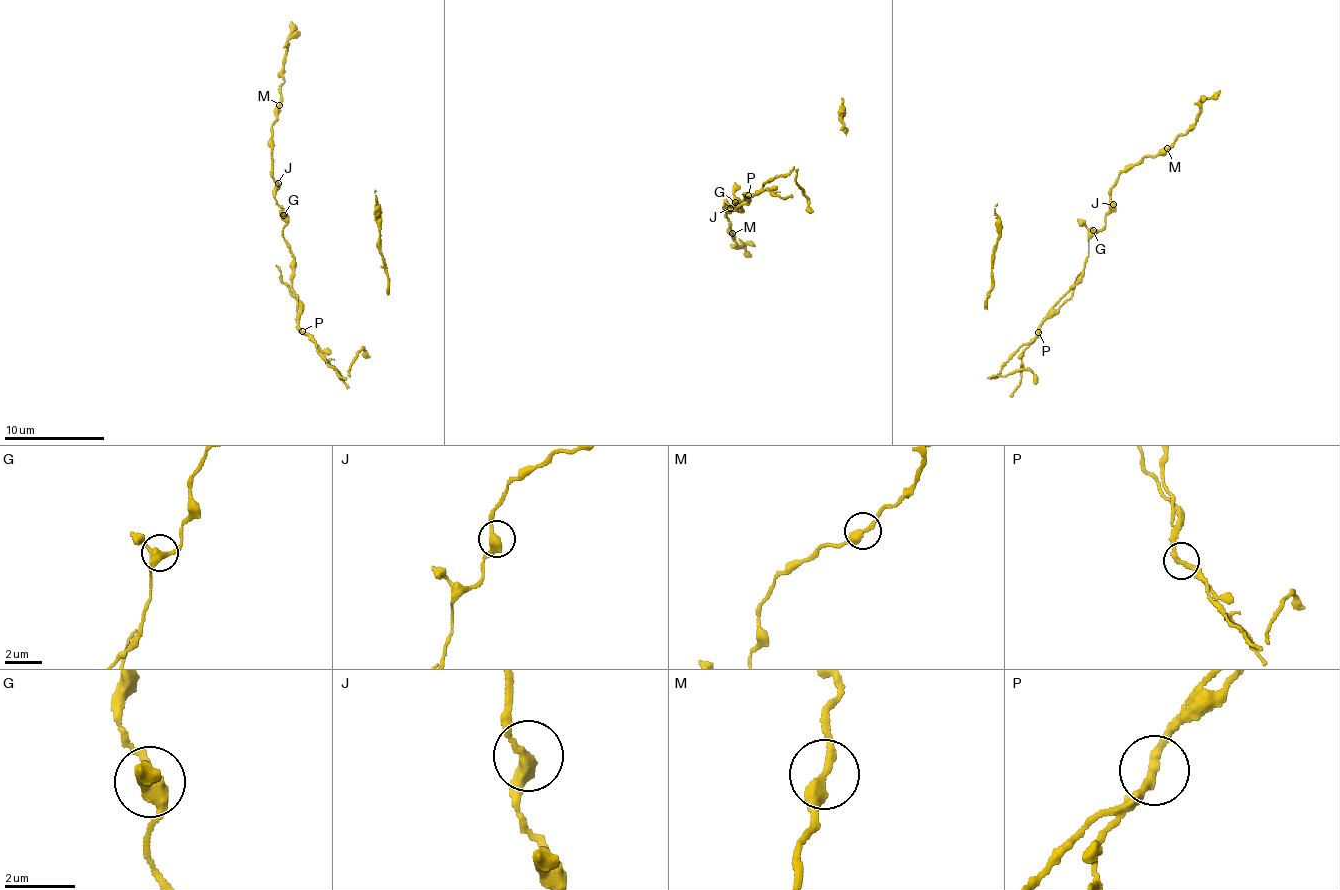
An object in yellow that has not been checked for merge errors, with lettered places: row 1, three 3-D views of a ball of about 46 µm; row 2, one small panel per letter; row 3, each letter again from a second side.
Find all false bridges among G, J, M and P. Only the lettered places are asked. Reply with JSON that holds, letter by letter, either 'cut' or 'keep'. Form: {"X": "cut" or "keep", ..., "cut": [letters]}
{"G": "keep", "J": "keep", "M": "keep", "P": "cut", "cut": ["P"]}

